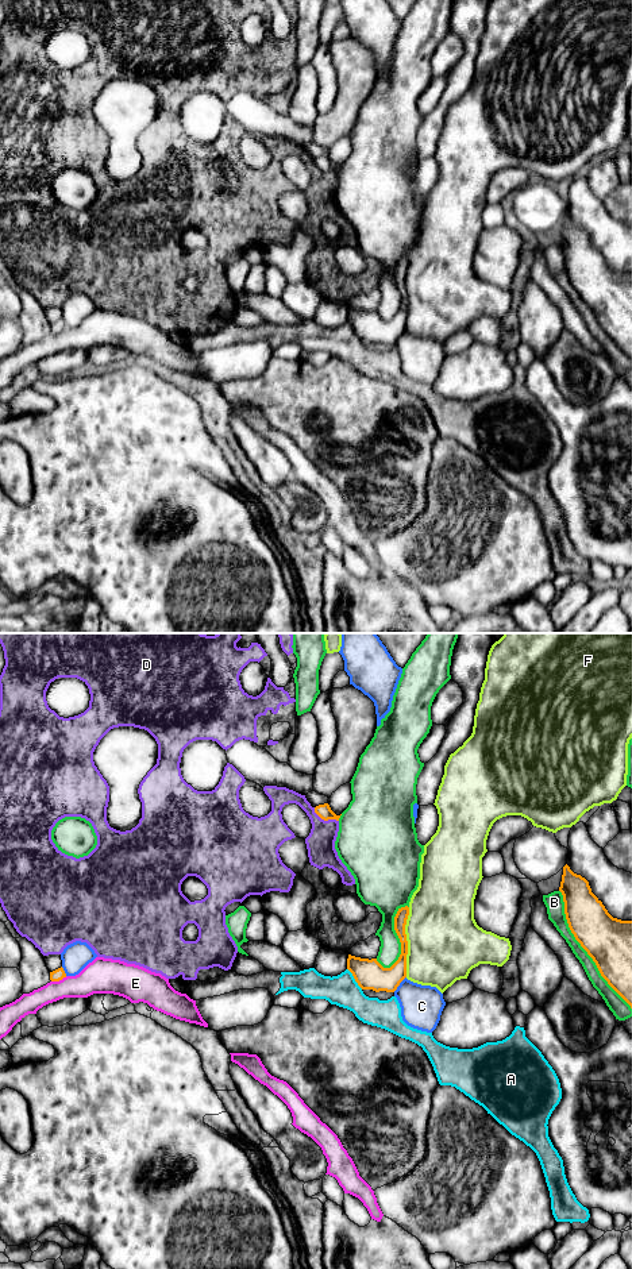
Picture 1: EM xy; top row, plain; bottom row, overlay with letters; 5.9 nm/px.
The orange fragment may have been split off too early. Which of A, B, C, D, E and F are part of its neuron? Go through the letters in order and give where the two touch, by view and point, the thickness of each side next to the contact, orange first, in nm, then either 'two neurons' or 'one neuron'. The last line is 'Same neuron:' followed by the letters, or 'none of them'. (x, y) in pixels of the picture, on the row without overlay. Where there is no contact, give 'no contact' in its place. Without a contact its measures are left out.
A: contact xy (354, 330); calibres 180 and 190 nm; two neurons
B: contact xy (584, 300); calibres 280 and 100 nm; two neurons
C: contact xy (399, 336); calibres 180 and 240 nm; two neurons
D: contact xy (324, 172); calibres 90 and 170 nm; two neurons
E: contact xy (58, 332); calibres 70 and 200 nm; two neurons
F: contact xy (407, 294); calibres 140 and 440 nm; two neurons
Same neuron: none of them

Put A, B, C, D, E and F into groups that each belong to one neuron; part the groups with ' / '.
A / B / C / D / E / F

